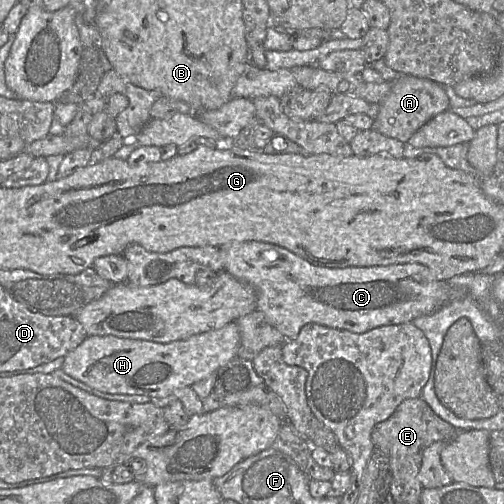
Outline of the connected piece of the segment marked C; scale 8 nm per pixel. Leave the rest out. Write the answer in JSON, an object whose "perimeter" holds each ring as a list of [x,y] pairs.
{"perimeter":[[[248,241],[248,242],[233,242],[225,246],[220,247],[222,253],[222,259],[224,262],[224,271],[236,279],[251,286],[257,295],[257,307],[256,310],[263,313],[266,320],[275,327],[287,340],[297,338],[300,329],[309,323],[317,323],[330,328],[348,330],[354,333],[364,333],[373,328],[385,325],[401,324],[406,322],[412,322],[417,317],[428,315],[445,305],[446,303],[453,301],[457,298],[457,291],[454,290],[446,281],[437,280],[431,271],[423,264],[419,263],[401,263],[392,264],[386,266],[370,266],[370,267],[345,267],[345,268],[331,268],[319,265],[314,265],[309,261],[301,258],[288,249],[260,241]]]}

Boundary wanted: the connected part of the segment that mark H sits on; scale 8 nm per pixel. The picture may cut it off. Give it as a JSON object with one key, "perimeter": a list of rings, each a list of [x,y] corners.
{"perimeter":[[[236,322],[218,330],[193,335],[185,340],[157,343],[112,335],[87,336],[64,357],[62,370],[96,390],[110,394],[164,398],[174,391],[190,387],[237,357],[240,332]]]}

